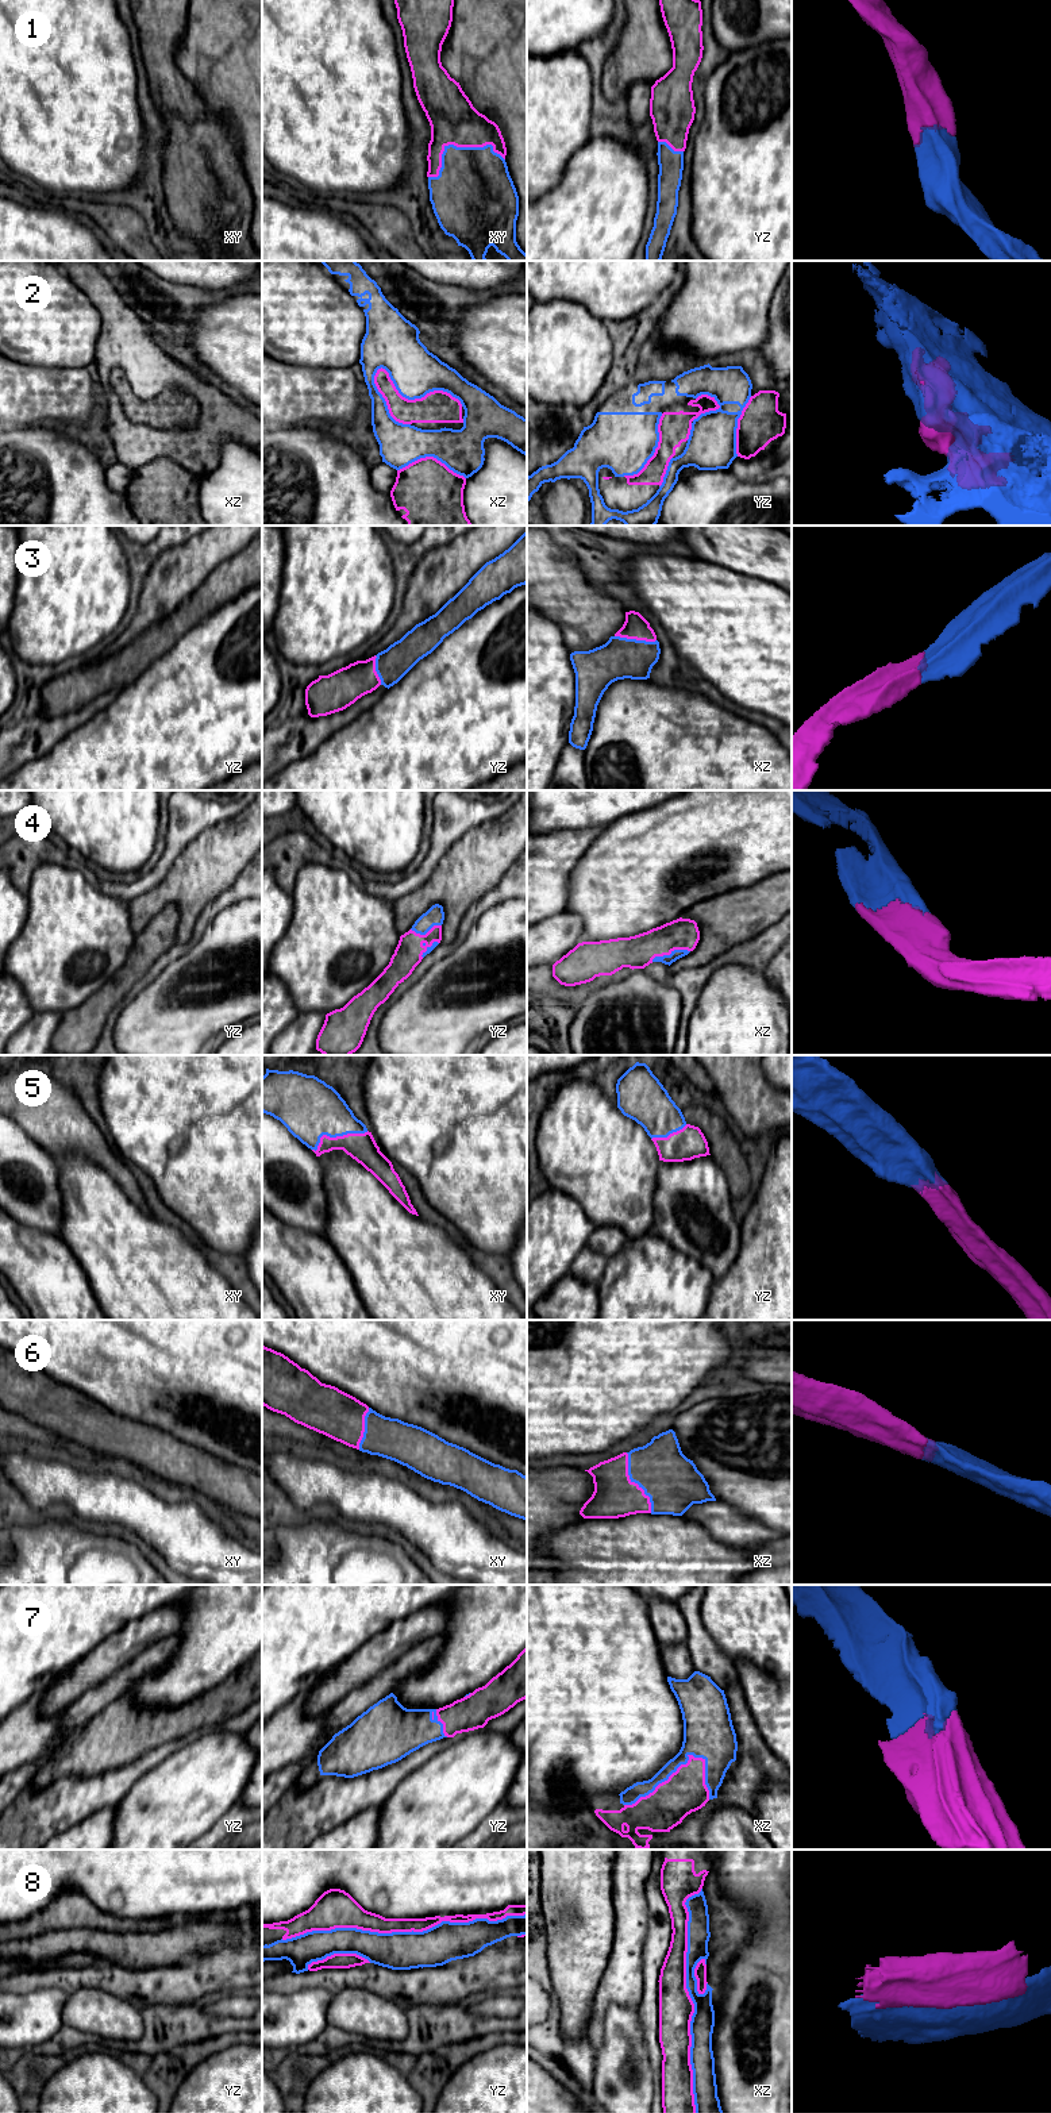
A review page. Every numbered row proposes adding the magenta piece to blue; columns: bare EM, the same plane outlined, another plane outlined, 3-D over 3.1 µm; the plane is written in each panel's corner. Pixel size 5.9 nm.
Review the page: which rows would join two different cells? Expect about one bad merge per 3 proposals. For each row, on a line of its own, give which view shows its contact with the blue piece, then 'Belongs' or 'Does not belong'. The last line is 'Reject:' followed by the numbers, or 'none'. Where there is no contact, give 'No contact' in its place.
1: Touches blue in xy. Belongs
2: Touches blue in xz. Does not belong
3: Touches blue in xz. Belongs
4: Touches blue in xz. Belongs
5: Touches blue in xy. Belongs
6: Touches blue in xz. Belongs
7: Touches blue in xz. Belongs
8: Touches blue in yz. Does not belong
Reject: 2, 8

